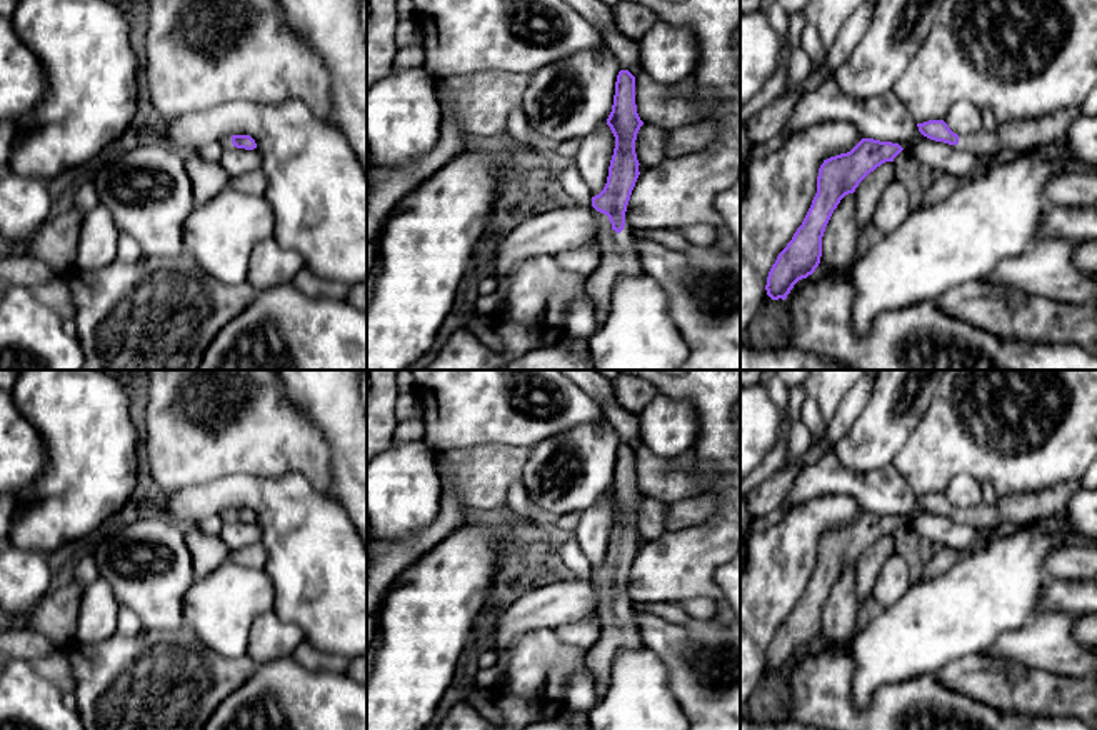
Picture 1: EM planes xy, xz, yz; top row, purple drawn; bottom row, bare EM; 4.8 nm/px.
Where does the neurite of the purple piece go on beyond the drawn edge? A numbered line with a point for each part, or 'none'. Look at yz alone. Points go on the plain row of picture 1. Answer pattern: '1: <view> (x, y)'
1: yz (1021, 507)

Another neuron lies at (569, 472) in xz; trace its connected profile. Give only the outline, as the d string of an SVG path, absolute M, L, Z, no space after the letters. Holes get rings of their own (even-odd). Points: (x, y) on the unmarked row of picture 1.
M607 418L535 443L522 477L535 510L554 520L590 508L612 485L619 445Z

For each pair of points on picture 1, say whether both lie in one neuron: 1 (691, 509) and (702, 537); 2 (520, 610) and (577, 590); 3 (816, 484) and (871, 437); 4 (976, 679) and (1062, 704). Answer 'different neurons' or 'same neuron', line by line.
1: different neurons
2: same neuron
3: different neurons
4: same neuron

